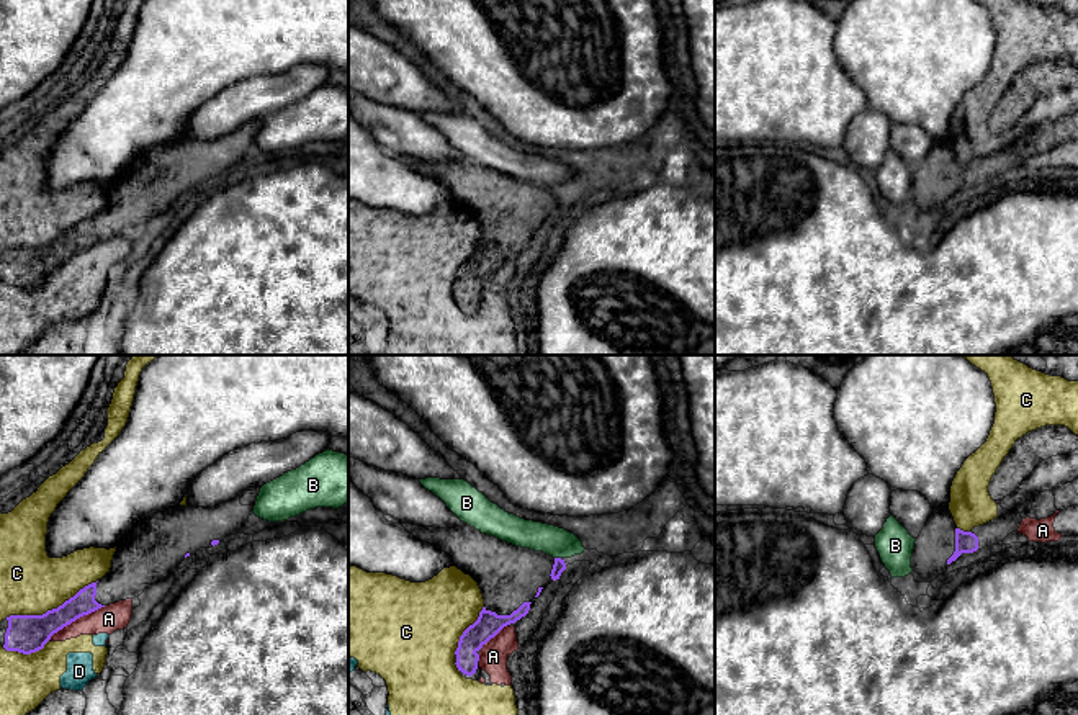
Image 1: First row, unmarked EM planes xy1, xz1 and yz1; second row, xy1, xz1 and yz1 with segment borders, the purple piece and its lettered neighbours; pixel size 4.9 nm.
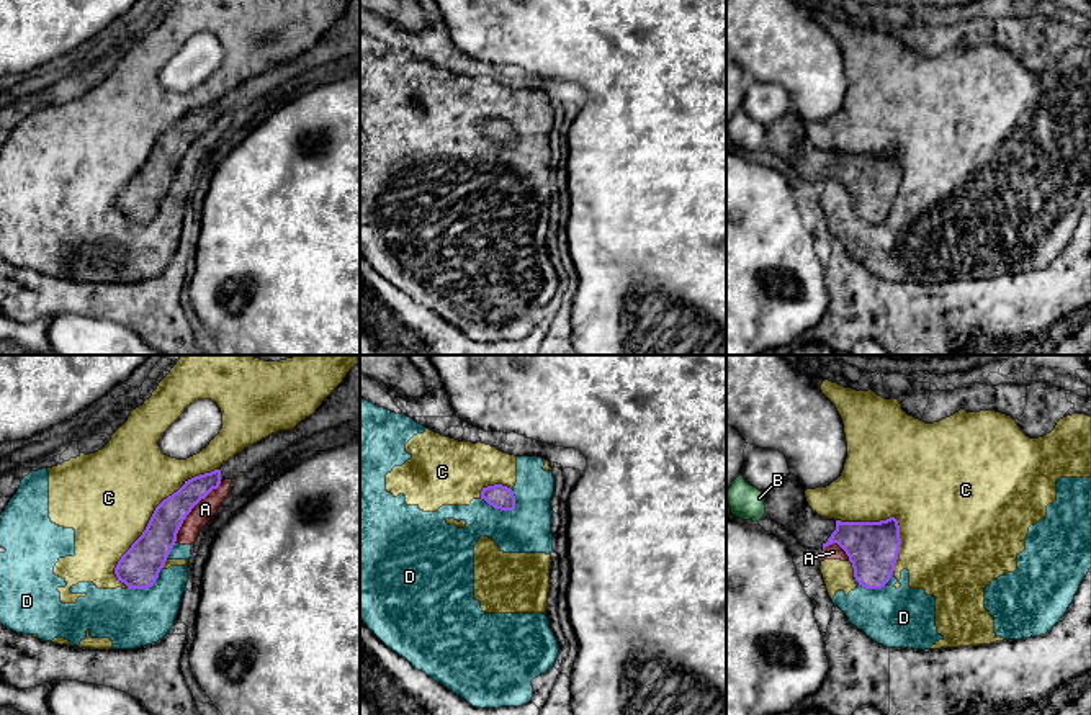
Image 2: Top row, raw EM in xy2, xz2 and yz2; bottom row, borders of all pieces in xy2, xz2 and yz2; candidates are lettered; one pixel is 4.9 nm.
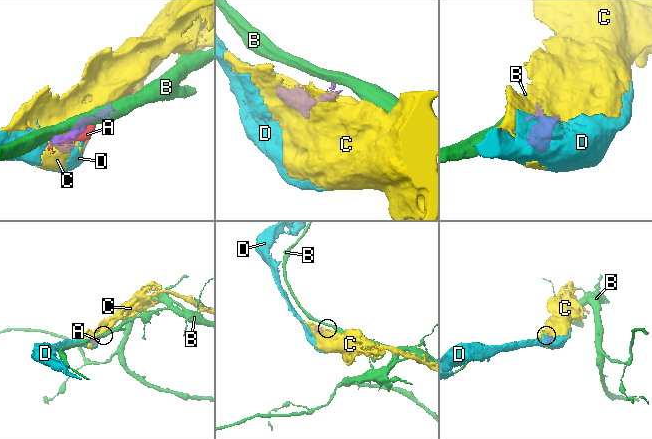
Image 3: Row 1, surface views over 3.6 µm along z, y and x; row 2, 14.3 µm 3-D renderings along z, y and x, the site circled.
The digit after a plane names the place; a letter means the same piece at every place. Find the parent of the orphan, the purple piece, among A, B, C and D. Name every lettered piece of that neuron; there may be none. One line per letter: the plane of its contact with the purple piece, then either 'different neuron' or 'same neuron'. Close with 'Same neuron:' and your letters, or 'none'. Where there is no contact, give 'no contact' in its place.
A: xy2 | different neuron
B: xz1 | different neuron
C: xy2 | different neuron
D: xz2 | different neuron
Same neuron: none

